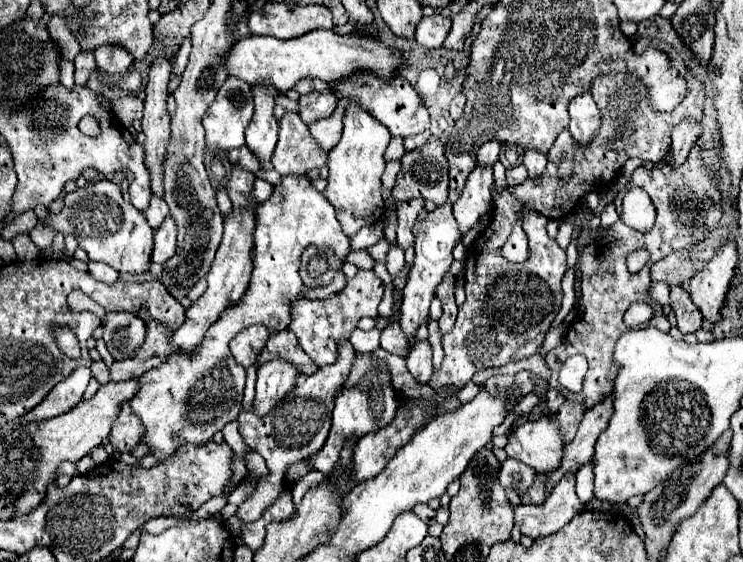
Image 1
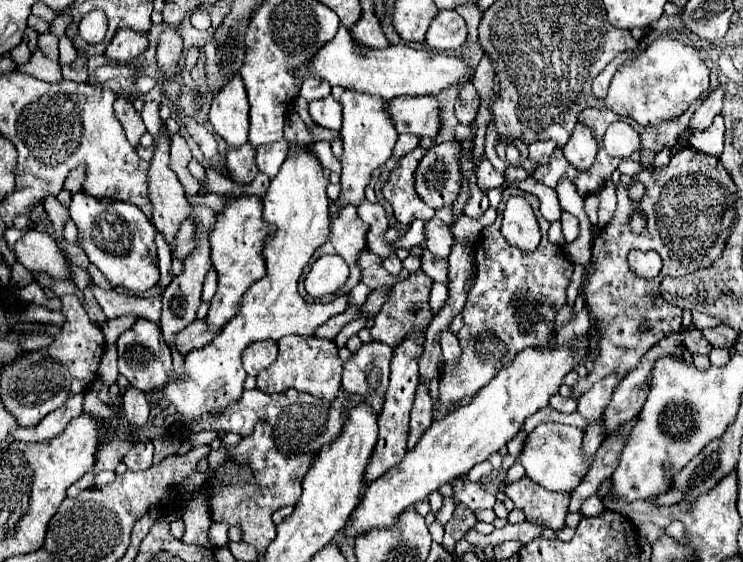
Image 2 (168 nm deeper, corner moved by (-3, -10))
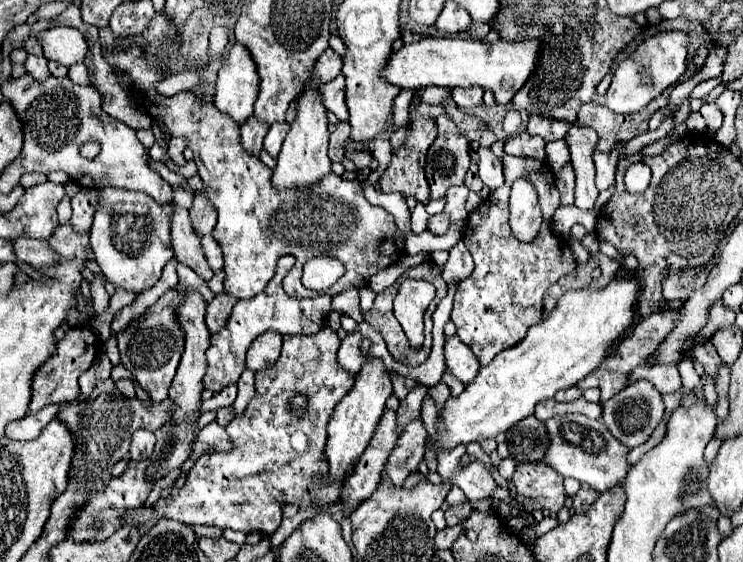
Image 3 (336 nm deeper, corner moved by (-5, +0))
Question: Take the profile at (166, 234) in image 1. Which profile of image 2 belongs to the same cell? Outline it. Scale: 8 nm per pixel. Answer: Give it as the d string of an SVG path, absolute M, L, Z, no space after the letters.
M187 218L175 236L175 258L185 258L195 250L195 222Z

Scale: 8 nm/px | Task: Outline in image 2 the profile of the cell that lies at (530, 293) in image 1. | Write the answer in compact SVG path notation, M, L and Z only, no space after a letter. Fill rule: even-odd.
M507 188L503 190L503 198L497 206L497 220L491 226L485 226L481 230L479 240L475 242L475 282L467 294L467 302L465 308L461 312L463 316L463 328L457 332L459 344L461 344L461 358L449 366L443 368L441 372L441 382L439 382L439 410L433 414L433 420L439 420L443 416L447 416L451 410L457 408L457 402L463 396L475 396L483 386L487 386L491 382L491 378L495 376L497 370L509 366L513 362L513 358L525 350L527 346L547 346L549 344L549 336L553 336L553 326L555 326L555 314L557 310L565 304L567 296L567 286L571 282L571 274L573 274L573 262L567 258L563 248L553 246L547 240L547 230L549 230L549 222L541 216L539 212L539 200L533 194L523 192L519 188ZM509 196L523 196L531 208L535 210L535 216L539 220L539 228L541 228L541 244L537 246L535 252L521 252L519 248L511 248L507 244L507 240L501 236L499 228L501 228L501 216L505 210L505 202Z

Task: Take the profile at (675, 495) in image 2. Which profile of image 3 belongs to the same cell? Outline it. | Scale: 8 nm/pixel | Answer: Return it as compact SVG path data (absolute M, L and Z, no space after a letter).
M713 437L710 442L707 444L705 451L704 451L704 458L708 466L710 466L713 460L716 458L717 451L721 447L723 442L719 440L717 437Z

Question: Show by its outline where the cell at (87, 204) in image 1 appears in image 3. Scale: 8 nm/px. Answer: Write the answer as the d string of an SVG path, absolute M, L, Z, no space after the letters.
M113 186L97 190L97 206L95 206L89 242L95 252L95 262L99 264L101 272L109 282L125 290L143 292L161 278L163 266L173 258L173 248L169 248L169 212L173 212L173 204L161 206L151 196L135 190L113 188Z

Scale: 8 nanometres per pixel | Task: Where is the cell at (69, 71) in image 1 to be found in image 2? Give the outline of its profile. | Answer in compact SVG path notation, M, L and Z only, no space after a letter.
M39 50L33 54L33 58L25 66L19 66L17 70L27 72L27 74L31 74L35 78L41 78L41 80L47 80L47 82L59 82L63 78L59 62L53 62L53 60L45 58Z

